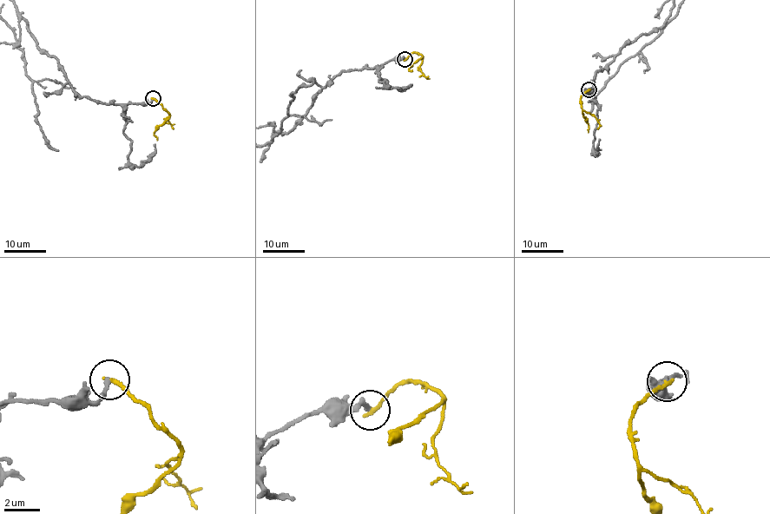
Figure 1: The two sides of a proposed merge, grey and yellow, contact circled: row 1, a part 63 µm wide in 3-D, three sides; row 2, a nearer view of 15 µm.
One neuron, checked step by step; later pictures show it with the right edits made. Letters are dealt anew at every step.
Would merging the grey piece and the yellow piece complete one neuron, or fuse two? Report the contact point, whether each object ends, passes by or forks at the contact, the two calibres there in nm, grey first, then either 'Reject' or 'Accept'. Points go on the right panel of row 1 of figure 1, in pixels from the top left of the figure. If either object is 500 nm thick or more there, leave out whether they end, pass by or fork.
Place: (589, 89). At the ring grey ends. At the ring yellow ends. Thickness 220 nm (grey) against 240 nm. Reject

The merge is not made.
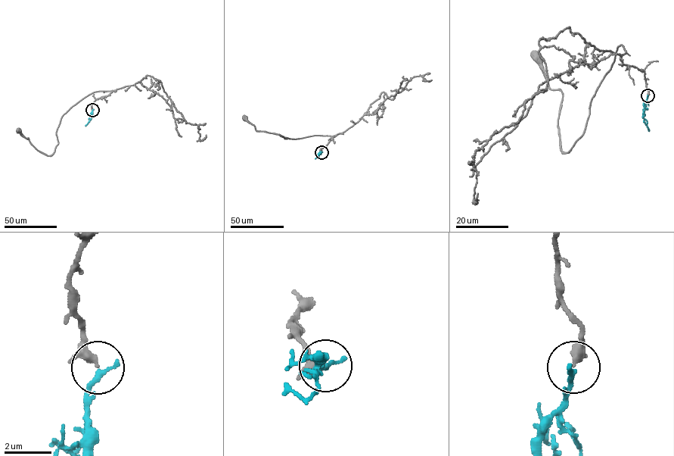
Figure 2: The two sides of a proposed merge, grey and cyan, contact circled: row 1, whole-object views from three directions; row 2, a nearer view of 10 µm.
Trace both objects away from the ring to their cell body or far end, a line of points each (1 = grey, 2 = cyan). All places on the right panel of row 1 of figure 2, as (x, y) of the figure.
1: (647, 95), (644, 72), (622, 64), (620, 45), (583, 134), (564, 153), (563, 93), (549, 87), (535, 56)
2: (647, 95), (644, 104), (644, 115), (649, 131)

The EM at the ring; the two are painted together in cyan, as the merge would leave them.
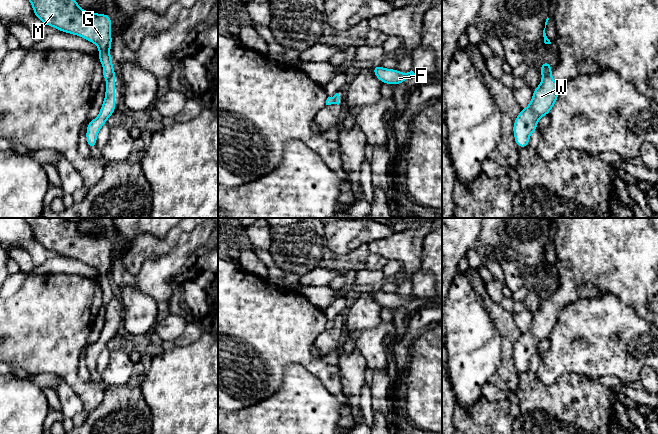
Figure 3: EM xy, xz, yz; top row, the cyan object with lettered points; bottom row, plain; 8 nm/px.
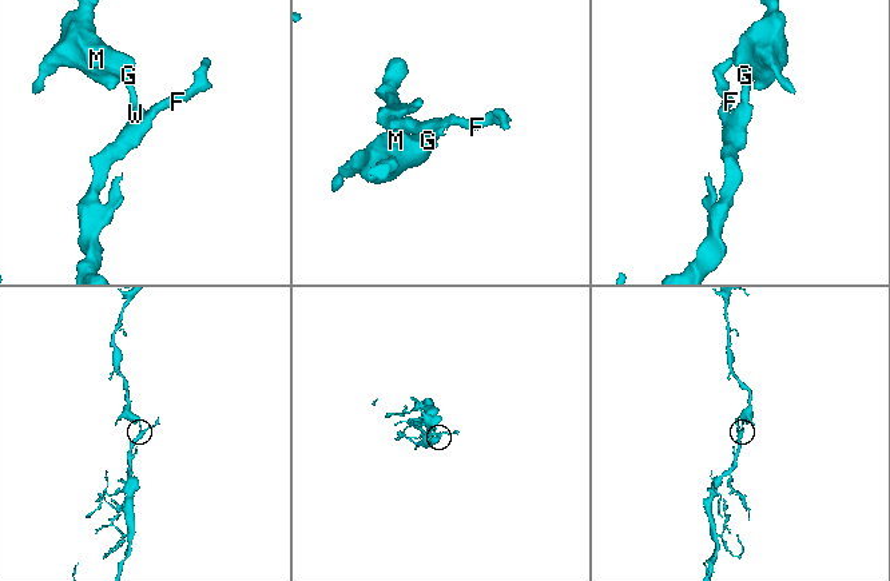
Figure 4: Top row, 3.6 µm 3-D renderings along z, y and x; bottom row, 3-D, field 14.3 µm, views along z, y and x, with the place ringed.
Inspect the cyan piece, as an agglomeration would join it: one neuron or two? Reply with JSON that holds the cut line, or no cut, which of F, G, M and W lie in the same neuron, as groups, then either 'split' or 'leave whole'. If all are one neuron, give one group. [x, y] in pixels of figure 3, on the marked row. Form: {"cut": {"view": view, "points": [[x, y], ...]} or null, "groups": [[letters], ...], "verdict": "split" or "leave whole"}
{"cut": {"view": "xy", "points": [[114, 72], [106, 79]]}, "groups": [["F", "W"], ["G", "M"]], "verdict": "split"}

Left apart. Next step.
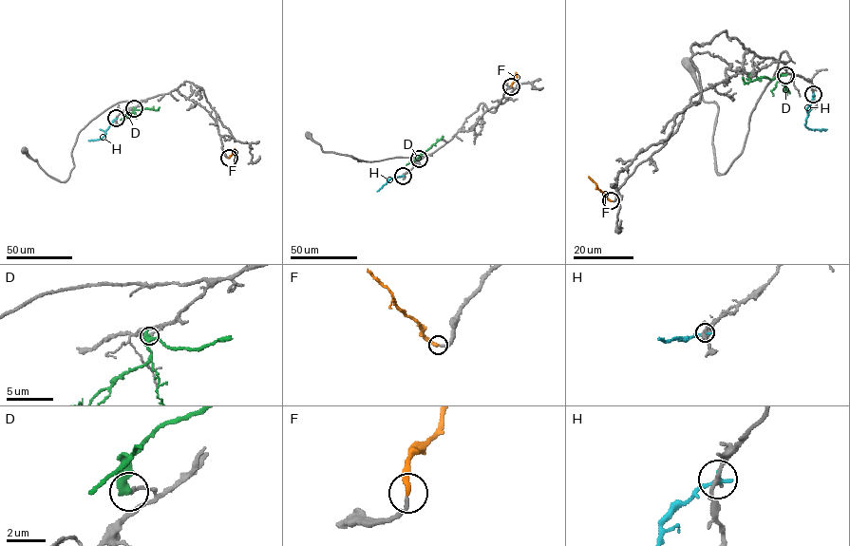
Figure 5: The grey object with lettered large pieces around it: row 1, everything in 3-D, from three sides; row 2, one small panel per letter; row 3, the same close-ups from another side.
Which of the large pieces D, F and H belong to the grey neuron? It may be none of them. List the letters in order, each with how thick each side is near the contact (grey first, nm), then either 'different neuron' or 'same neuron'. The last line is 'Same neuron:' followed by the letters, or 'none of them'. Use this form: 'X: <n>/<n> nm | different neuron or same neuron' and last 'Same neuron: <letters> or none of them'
D: 180/460 nm | different neuron
F: 180/240 nm | same neuron
H: 180/240 nm | different neuron
Same neuron: F

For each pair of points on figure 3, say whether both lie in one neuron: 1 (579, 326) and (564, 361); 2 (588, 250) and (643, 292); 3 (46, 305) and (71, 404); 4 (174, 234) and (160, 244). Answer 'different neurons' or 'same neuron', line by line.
1: same neuron
2: same neuron
3: different neurons
4: same neuron

